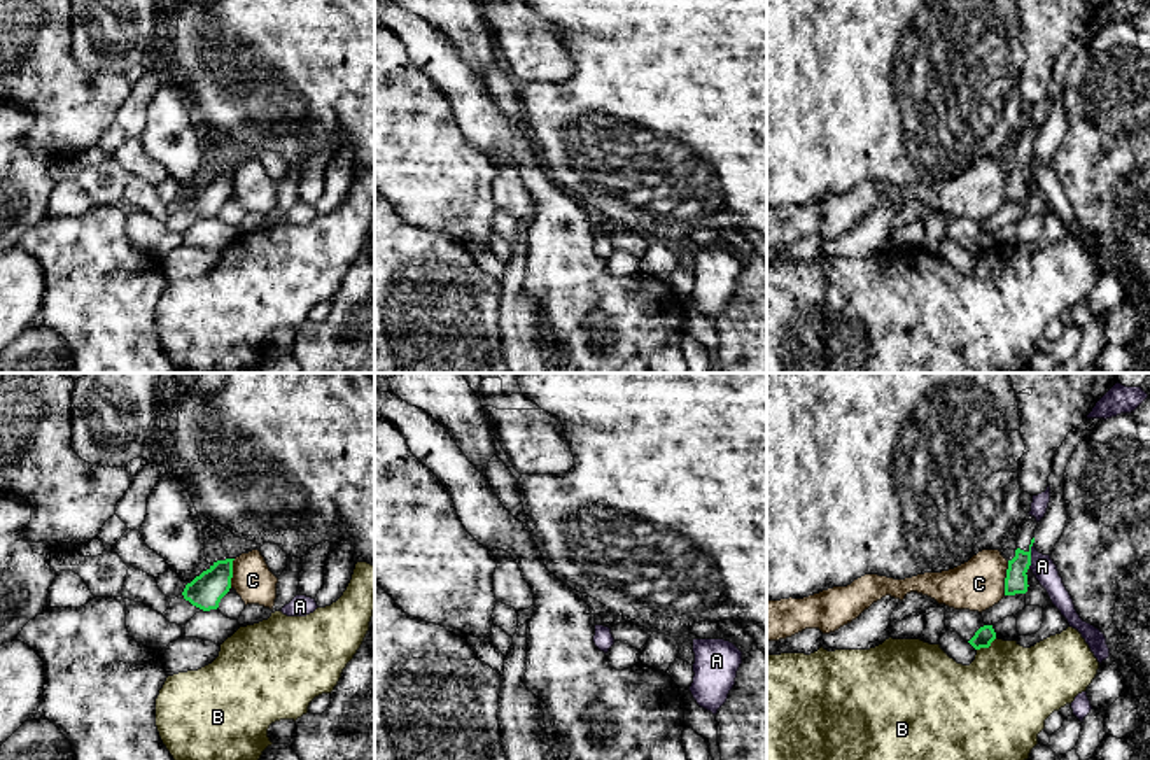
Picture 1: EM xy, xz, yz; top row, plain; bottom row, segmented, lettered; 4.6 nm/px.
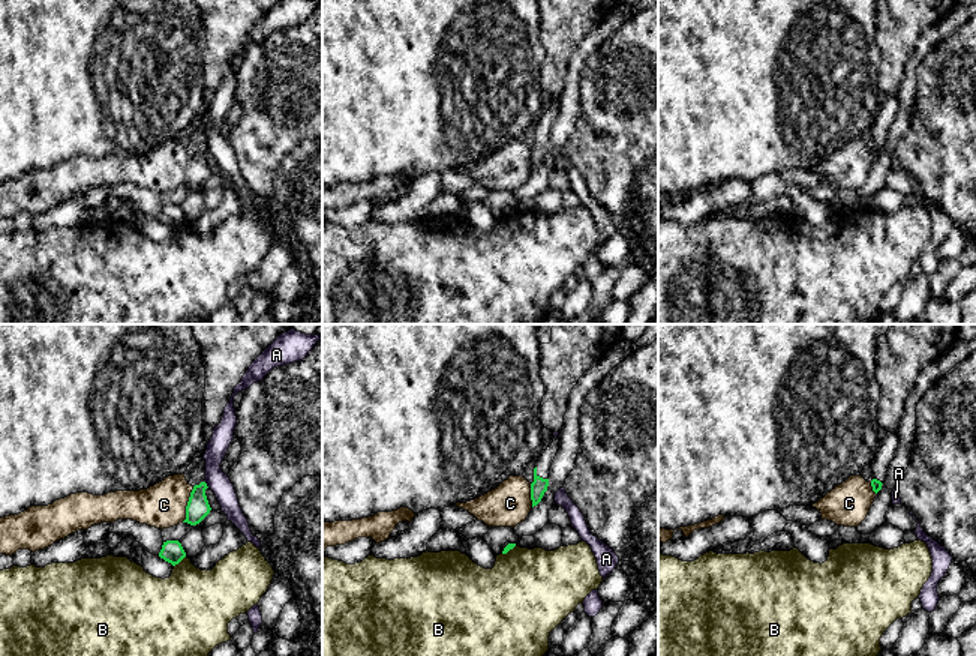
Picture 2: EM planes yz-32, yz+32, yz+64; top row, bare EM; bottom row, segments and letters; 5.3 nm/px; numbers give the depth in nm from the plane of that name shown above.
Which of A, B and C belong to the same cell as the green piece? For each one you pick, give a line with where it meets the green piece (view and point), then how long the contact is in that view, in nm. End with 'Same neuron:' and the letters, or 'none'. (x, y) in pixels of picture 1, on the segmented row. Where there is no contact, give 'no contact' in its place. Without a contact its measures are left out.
Same neuron: none

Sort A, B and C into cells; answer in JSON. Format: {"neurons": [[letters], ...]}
{"neurons": [["A"], ["B"], ["C"]]}

